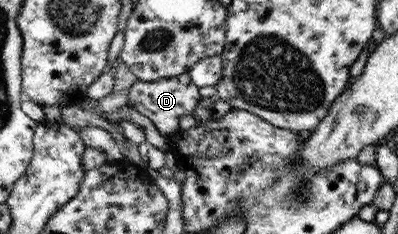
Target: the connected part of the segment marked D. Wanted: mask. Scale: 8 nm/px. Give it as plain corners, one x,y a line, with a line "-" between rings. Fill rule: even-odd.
189,72
180,73
178,76
167,79
158,79
157,81
137,80
129,89
128,104
139,111
141,115
149,117
159,133
167,137
180,130
180,119
184,115
192,115
193,109
199,105
201,95
200,87
197,87
195,81
190,77

